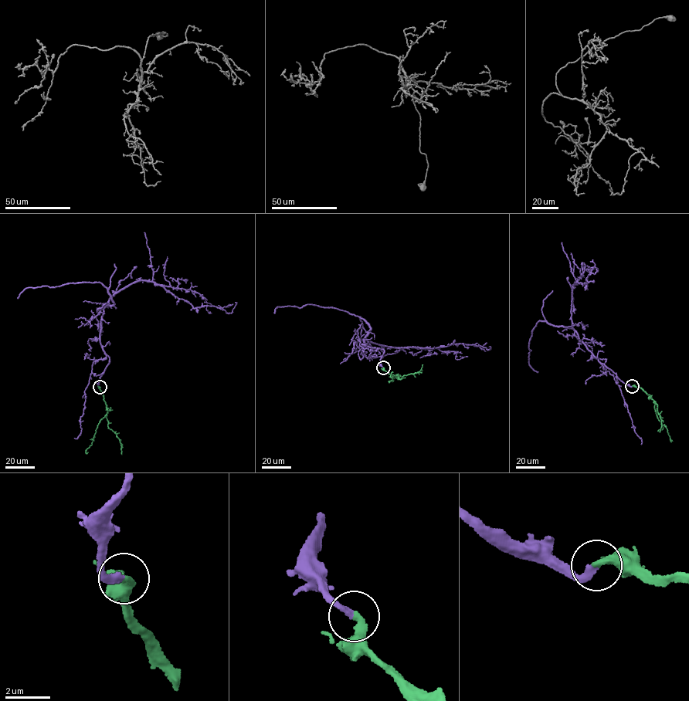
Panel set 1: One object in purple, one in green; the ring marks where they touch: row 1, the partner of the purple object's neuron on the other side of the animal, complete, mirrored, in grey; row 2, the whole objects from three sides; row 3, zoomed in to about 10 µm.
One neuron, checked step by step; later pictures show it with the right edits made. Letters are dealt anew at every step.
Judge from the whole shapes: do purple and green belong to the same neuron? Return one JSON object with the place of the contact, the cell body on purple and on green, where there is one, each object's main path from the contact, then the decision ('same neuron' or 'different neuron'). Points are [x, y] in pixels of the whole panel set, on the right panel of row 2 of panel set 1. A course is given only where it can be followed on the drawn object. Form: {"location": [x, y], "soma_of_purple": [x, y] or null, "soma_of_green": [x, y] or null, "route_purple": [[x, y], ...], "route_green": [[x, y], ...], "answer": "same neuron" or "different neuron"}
{"location": [632, 386], "soma_of_purple": null, "soma_of_green": null, "route_purple": [[632, 386], [598, 360], [572, 327], [572, 287], [575, 281], [587, 286], [588, 274], [597, 271], [590, 261]], "route_green": [[632, 386], [642, 389], [653, 400], [656, 417], [666, 428], [670, 440]], "answer": "same neuron"}

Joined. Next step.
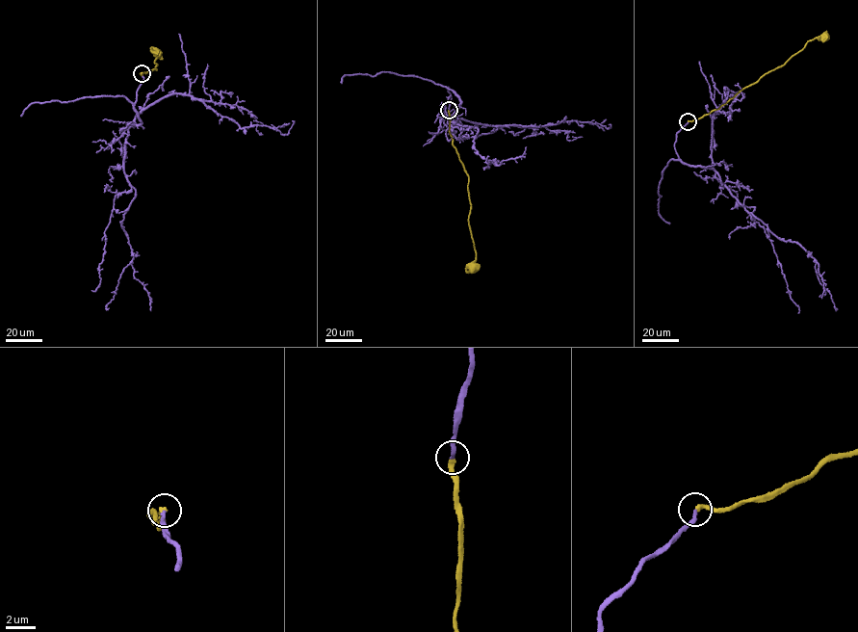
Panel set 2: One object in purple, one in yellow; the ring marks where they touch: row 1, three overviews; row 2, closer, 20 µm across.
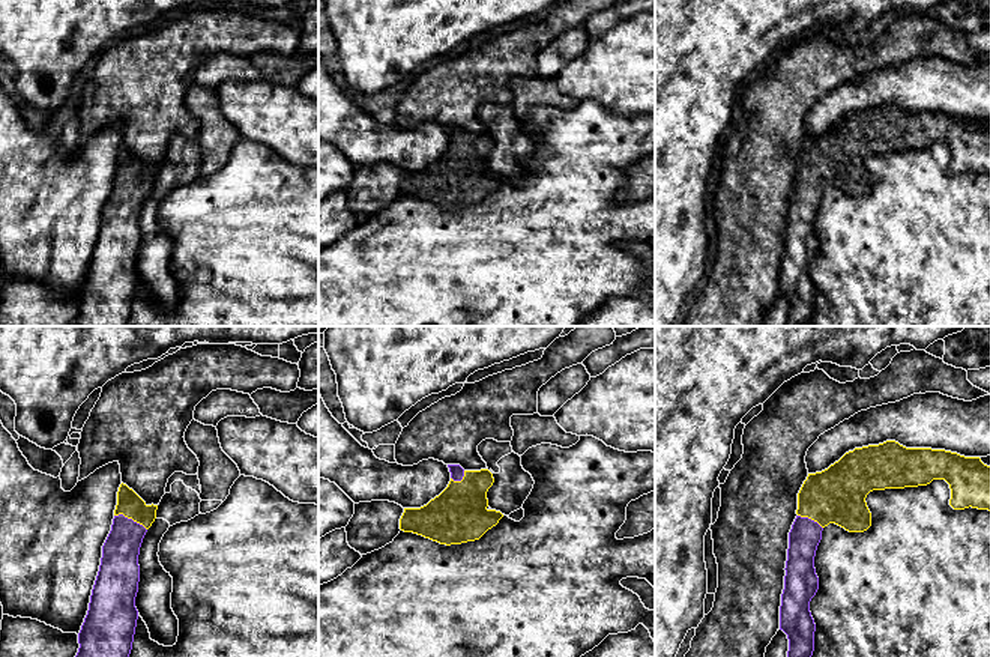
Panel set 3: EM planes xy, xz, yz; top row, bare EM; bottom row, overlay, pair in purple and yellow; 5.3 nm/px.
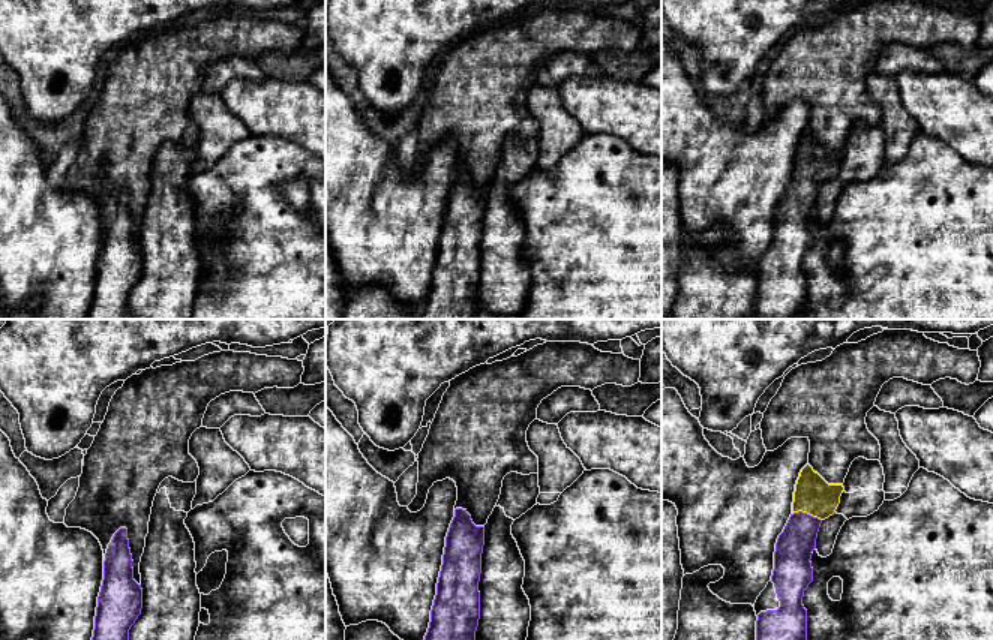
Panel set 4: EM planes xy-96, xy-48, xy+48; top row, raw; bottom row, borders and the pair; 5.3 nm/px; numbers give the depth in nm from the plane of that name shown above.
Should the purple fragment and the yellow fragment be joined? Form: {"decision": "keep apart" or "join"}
{"decision": "join"}

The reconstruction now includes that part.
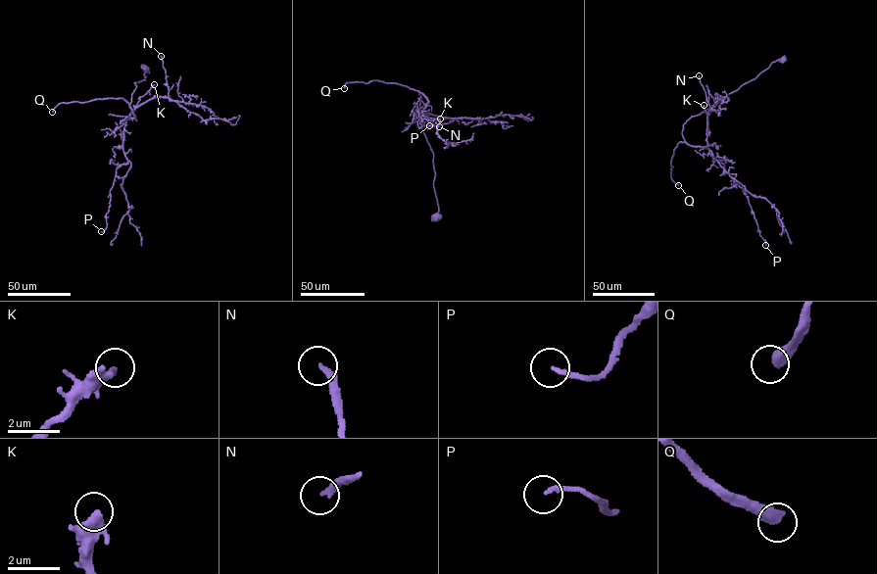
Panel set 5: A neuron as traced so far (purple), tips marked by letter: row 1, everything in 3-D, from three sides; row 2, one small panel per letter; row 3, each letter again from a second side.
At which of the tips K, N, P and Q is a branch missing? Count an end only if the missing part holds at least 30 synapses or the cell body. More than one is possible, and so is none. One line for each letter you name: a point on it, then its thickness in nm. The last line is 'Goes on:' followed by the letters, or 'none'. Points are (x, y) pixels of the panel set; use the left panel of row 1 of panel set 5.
Q: at (52, 112); 480 nm thick
Goes on: Q

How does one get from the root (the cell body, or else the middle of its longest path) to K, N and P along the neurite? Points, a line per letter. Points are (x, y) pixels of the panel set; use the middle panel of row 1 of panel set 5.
K: (437, 218), (433, 155), (419, 121), (421, 98), (418, 90), (428, 100), (422, 111), (429, 119), (440, 119)
N: (437, 218), (433, 155), (419, 121), (421, 98), (418, 90), (428, 100), (423, 112), (457, 119), (439, 126)
P: (437, 218), (433, 155), (419, 121), (418, 90), (428, 100), (421, 112), (436, 119), (429, 125)

